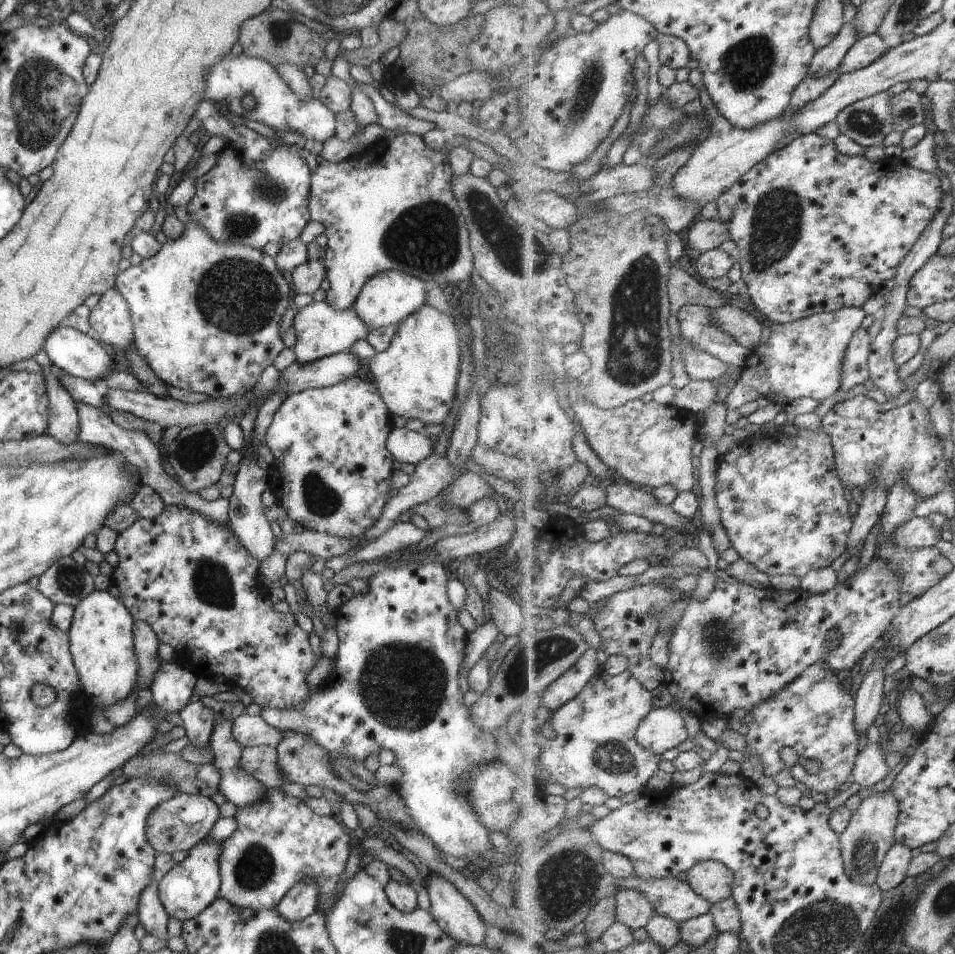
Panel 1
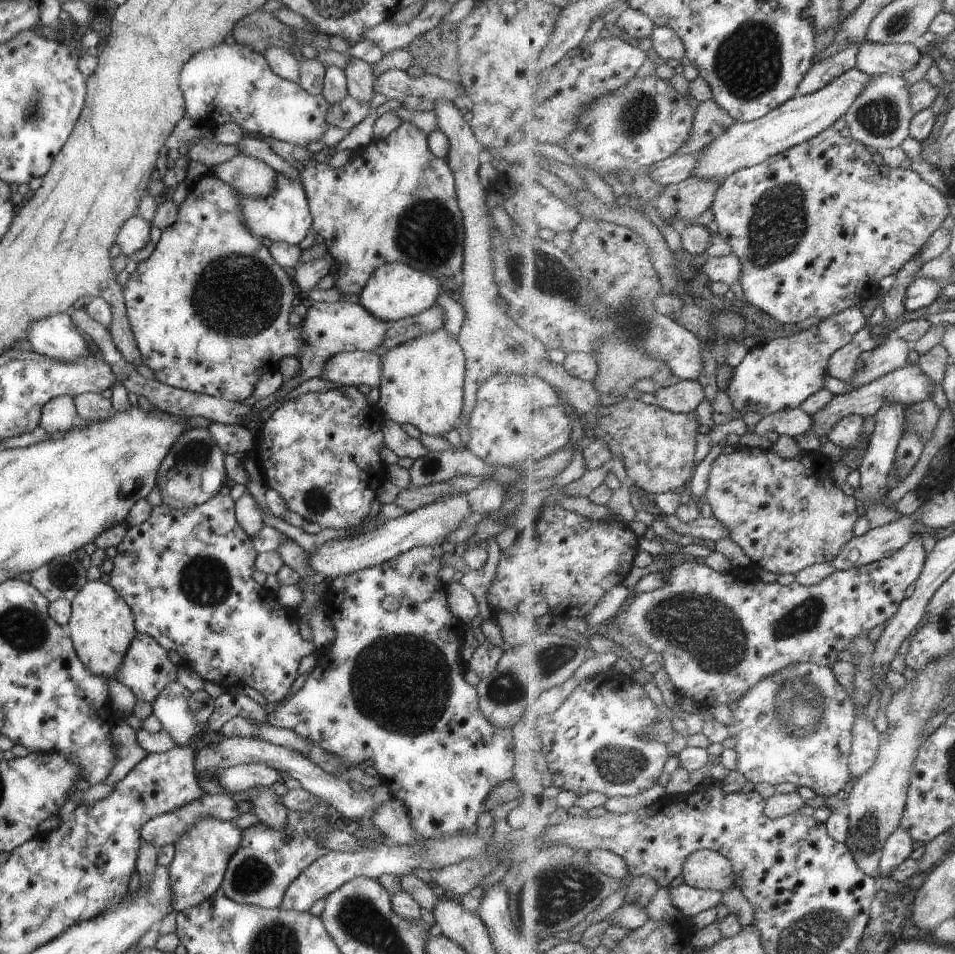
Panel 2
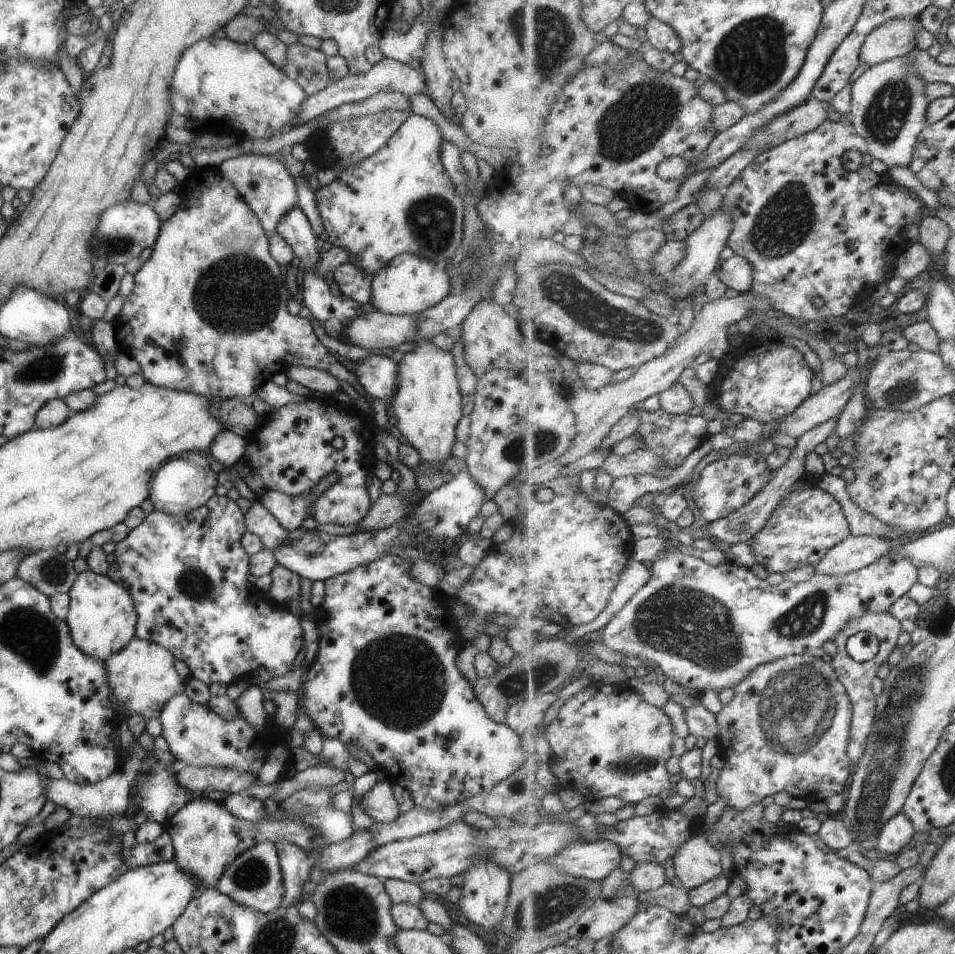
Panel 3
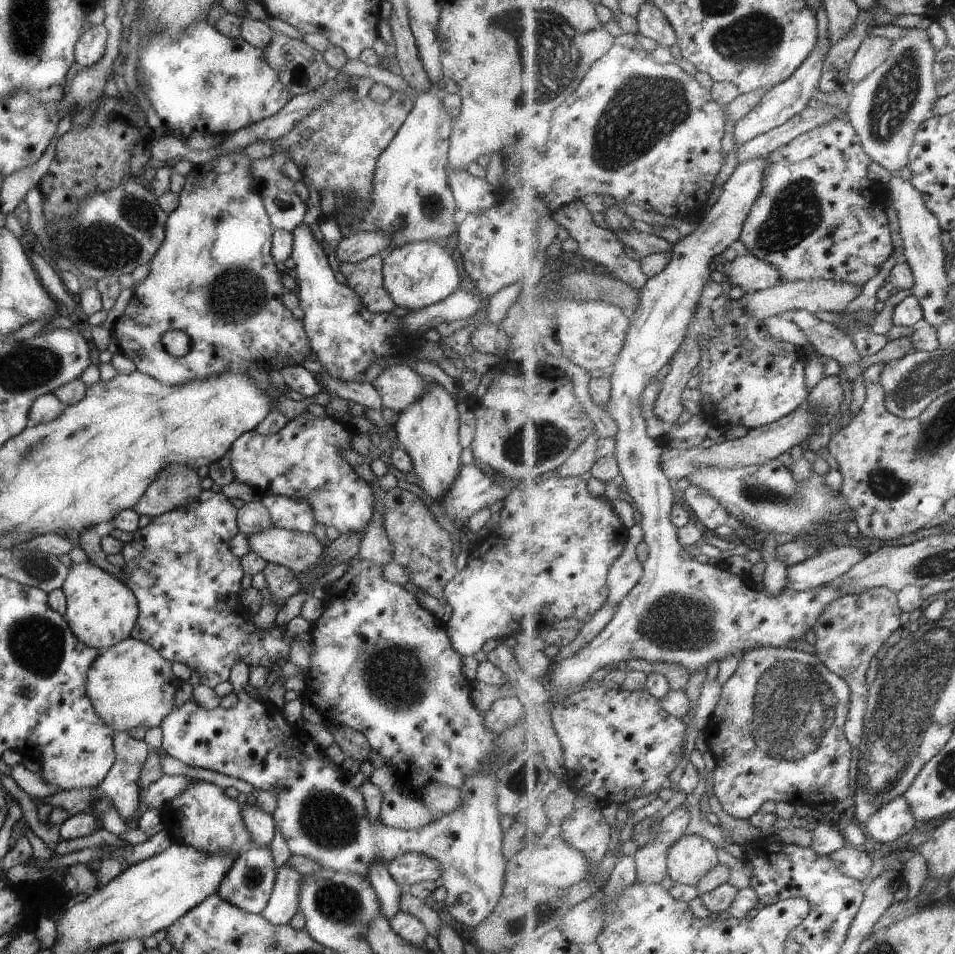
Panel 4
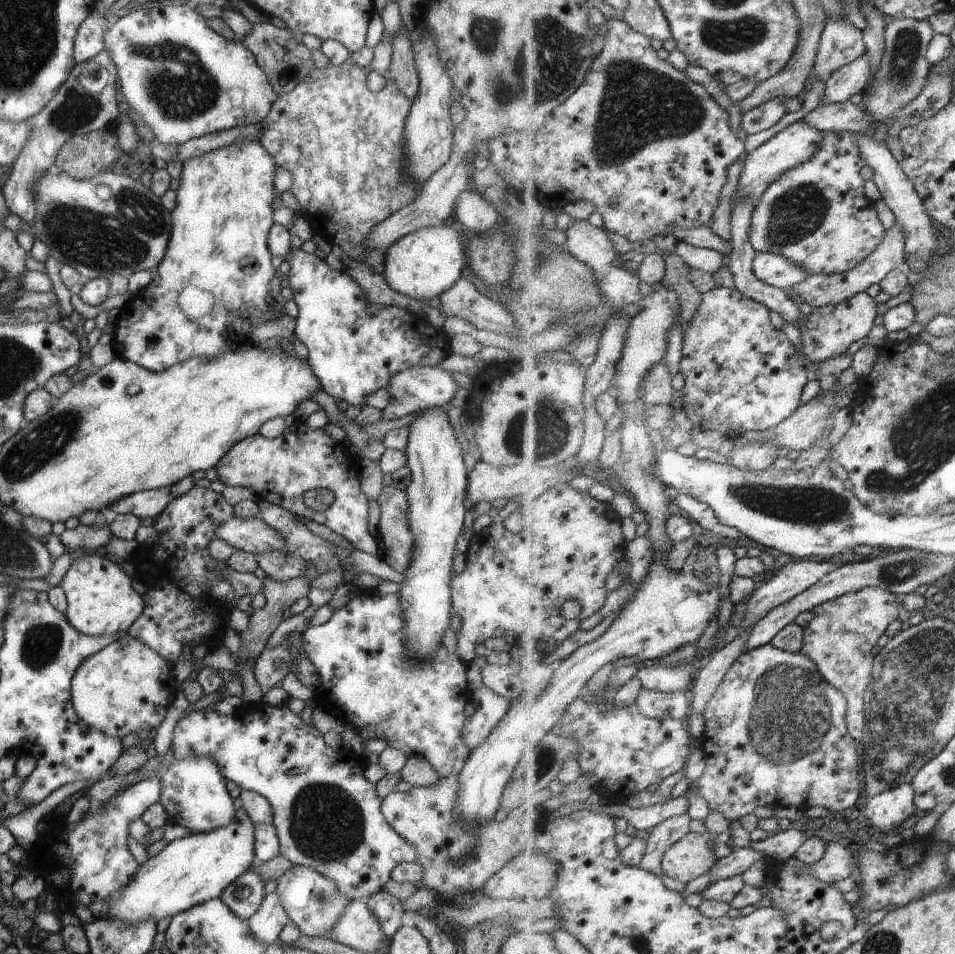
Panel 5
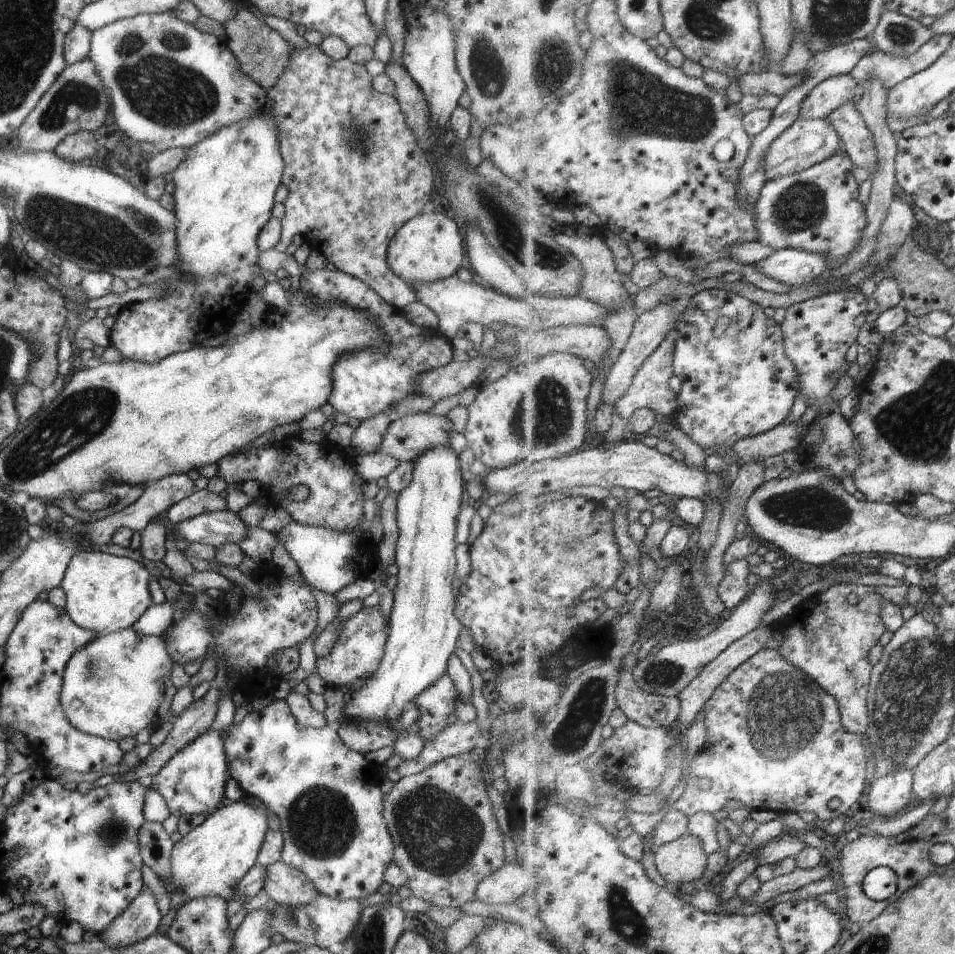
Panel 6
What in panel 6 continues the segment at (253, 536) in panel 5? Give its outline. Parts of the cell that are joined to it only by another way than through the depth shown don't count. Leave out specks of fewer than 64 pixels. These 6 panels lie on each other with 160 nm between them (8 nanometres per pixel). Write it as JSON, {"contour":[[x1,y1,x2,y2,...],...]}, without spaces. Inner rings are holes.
{"contour":[[229,509,210,511,175,524,179,536,189,543,211,545,214,548,225,543,238,544,244,539,248,528,237,513]]}

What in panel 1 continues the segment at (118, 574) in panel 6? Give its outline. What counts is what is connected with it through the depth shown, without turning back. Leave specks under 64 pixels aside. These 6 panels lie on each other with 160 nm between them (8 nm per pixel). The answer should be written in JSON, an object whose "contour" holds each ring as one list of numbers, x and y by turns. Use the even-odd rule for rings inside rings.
{"contour":[[93,590,74,606,72,621,66,630,69,652,82,686,82,692,88,697,88,702,92,709,96,709,97,706,106,707,111,703,117,702,125,698,136,687,138,662,134,651,132,622,133,618,130,612,127,612,125,605,107,591]]}

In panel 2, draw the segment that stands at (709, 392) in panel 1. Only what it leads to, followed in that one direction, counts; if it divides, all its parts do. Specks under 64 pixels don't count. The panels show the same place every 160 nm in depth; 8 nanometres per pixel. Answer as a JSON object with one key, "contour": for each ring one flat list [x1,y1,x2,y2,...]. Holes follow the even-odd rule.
{"contour":[[681,381,670,387,658,388,654,394,657,404,674,413,692,413,706,398,701,383,697,381]]}

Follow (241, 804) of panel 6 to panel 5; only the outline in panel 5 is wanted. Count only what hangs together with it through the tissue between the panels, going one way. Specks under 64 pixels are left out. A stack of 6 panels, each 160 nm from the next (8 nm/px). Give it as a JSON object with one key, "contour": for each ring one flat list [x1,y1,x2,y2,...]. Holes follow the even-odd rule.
{"contour":[[242,808,236,810,234,819,222,827,172,840,155,856,147,857,139,864,131,882,106,900,103,918,119,919,127,925,147,919,157,922,219,897,222,889,255,863,253,843,254,824]]}

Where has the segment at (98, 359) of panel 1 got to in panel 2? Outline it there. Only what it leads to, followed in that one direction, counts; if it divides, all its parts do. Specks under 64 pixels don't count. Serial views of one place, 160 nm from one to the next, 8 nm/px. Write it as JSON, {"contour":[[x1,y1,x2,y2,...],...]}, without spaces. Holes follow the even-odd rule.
{"contour":[[69,312,33,321,25,336,33,352,53,360,74,363,89,355,83,334,73,324]]}

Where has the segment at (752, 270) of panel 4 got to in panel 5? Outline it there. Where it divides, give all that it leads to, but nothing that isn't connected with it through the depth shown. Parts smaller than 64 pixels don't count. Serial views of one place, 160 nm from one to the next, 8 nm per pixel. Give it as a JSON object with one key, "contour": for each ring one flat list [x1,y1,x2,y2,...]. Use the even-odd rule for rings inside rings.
{"contour":[[757,253,753,270,759,280,780,288,783,292,809,277,803,267,775,253]]}

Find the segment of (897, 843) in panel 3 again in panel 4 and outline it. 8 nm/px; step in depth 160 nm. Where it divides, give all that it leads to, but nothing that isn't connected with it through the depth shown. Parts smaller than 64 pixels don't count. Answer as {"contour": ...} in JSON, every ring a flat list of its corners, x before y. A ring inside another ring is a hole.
{"contour":[[900,796,879,809,862,829,880,844,889,844,910,834,915,828,915,820,907,799]]}

